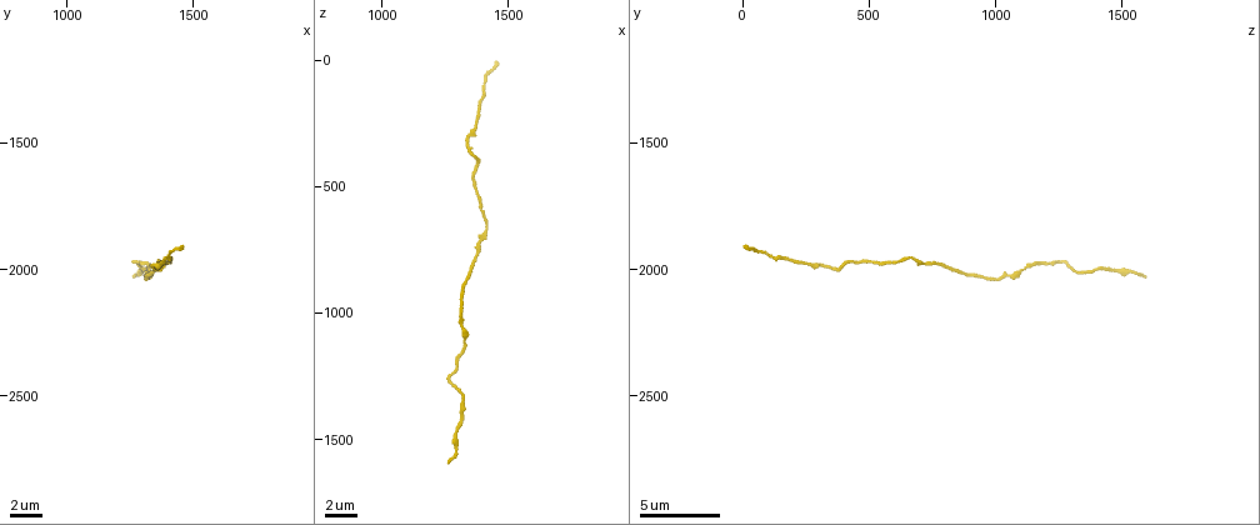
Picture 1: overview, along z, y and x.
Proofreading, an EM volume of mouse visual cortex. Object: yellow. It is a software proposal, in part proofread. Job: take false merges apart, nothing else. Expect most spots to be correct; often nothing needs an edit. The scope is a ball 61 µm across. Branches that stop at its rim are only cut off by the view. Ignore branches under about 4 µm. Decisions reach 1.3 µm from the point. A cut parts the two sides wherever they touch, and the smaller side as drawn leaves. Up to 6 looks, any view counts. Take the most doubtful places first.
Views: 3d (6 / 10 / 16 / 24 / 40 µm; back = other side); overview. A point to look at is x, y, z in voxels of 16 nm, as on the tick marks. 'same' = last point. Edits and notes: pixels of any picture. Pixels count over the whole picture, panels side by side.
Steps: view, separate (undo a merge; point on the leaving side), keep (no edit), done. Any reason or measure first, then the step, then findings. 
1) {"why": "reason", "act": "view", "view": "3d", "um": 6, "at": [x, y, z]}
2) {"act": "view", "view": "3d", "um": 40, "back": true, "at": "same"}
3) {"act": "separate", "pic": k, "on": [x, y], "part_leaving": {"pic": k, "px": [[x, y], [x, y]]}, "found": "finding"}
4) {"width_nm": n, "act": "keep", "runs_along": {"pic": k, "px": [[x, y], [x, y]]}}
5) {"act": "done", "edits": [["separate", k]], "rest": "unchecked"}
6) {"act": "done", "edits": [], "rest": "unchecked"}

{"act": "view", "view": "3d", "um": 10, "at": [1370, 1970, 770]}

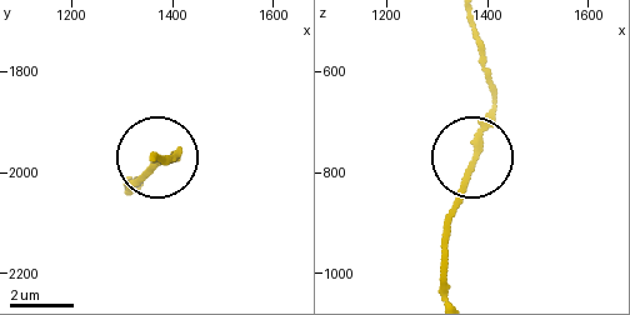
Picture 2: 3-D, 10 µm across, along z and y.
{"act": "keep", "runs_along": {"pic": 2, "px": [[473, 165], [473, 158], [448, 246]]}, "found": "continuous, no second neuron"}

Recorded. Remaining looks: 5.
{"why": "calibre changes", "act": "view", "view": "3d", "um": 6, "at": [1340, 1980, 1130]}

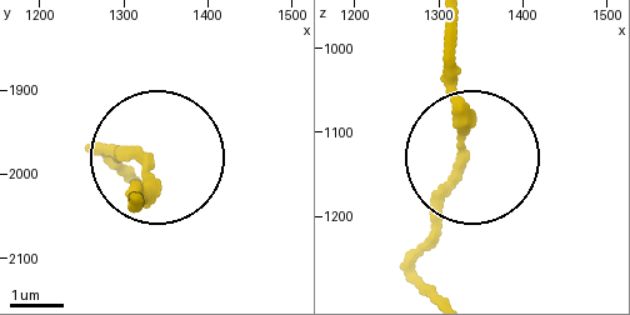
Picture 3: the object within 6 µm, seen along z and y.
{"act": "keep", "runs_along": {"pic": 3, "px": [[456, 21], [461, 169], [416, 285]]}, "found": "continuous, no second neuron"}

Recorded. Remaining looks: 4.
{"why": "sudden change in width", "act": "view", "view": "3d", "um": 10, "at": [1320, 2010, 1410]}

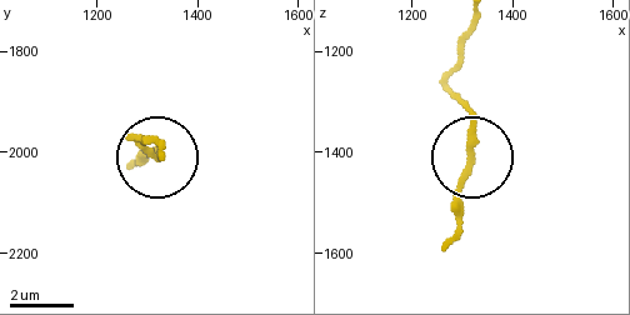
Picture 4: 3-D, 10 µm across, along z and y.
{"width_nm": 190, "act": "keep", "runs_along": {"pic": 4, "px": [[470, 23], [449, 88], [473, 128], [456, 238]]}, "found": "one neuron here"}

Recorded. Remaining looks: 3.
{"act": "done", "edits": [], "rest": "unchecked"}

